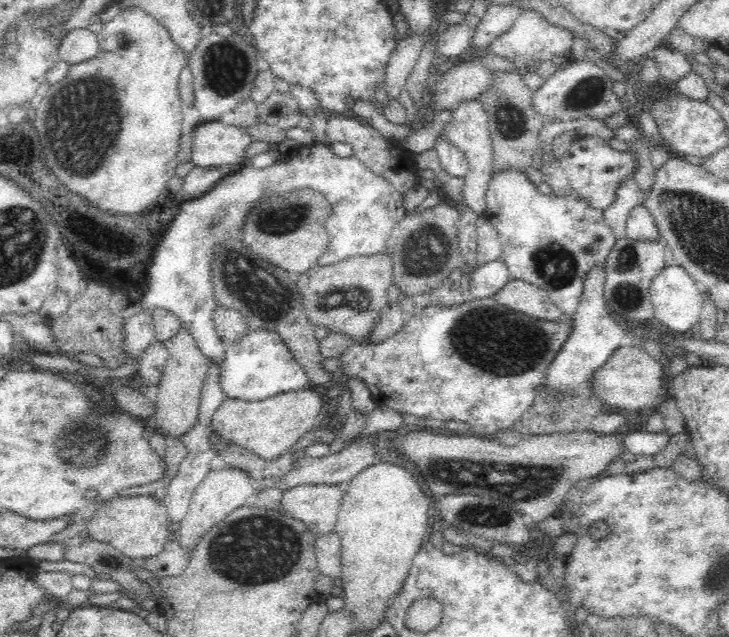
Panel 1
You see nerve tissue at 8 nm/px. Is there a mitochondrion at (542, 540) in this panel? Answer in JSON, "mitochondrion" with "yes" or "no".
{"mitochondrion":"no"}

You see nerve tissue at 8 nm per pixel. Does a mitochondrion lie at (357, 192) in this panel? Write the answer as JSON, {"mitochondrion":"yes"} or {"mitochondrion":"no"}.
{"mitochondrion":"no"}

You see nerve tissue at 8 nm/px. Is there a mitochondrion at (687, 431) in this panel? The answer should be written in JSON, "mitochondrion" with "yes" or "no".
{"mitochondrion":"no"}

